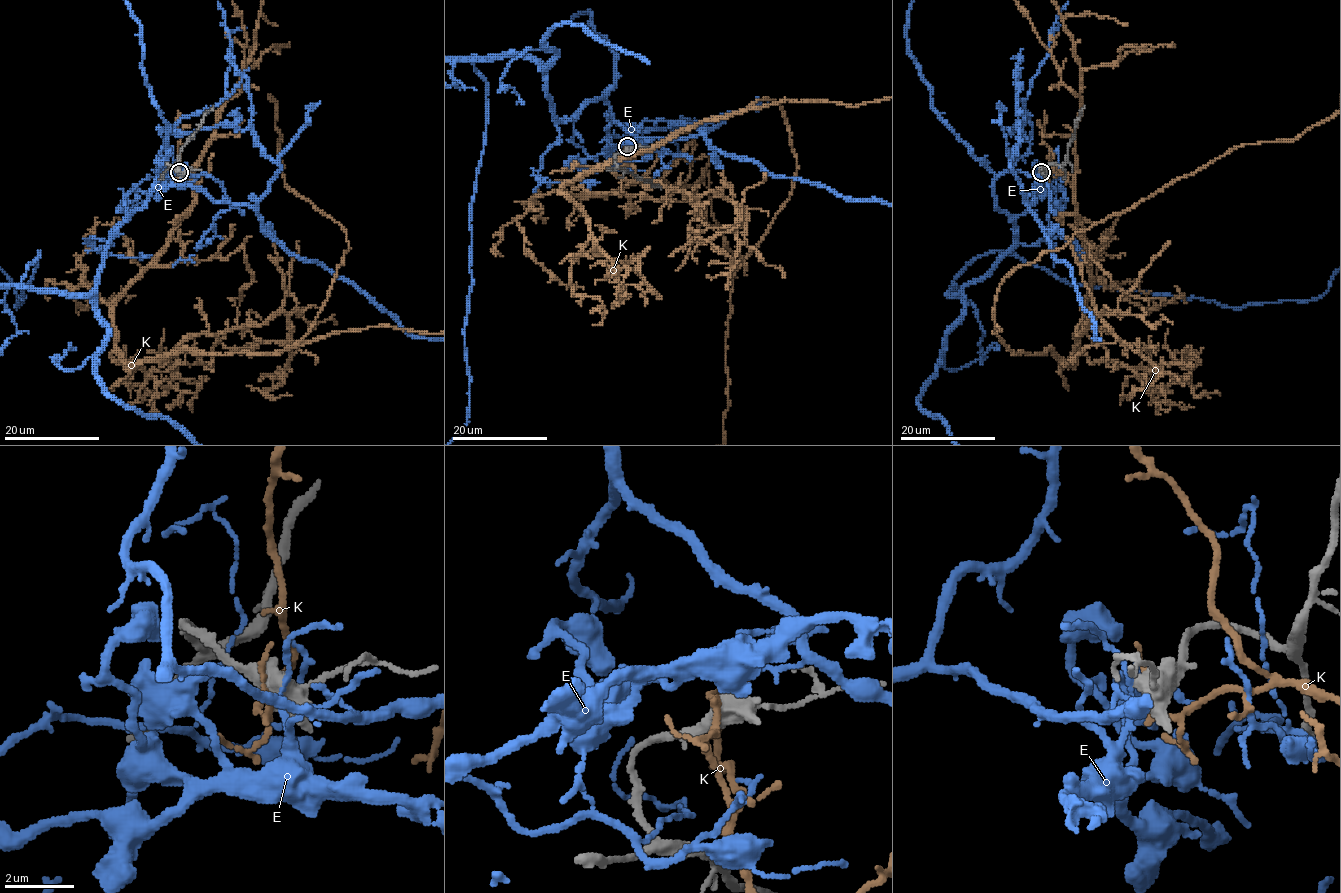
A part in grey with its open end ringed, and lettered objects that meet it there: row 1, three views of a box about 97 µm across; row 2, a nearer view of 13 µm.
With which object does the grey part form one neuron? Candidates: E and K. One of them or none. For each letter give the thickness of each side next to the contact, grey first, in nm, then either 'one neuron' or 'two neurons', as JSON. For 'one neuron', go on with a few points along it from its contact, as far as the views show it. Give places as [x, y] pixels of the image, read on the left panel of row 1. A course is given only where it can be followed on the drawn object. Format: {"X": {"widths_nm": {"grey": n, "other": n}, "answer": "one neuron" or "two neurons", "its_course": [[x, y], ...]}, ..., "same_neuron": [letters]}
{"E": {"widths_nm": {"grey": 400, "other": 140}, "answer": "two neurons"}, "K": {"widths_nm": {"grey": 500, "other": 160}, "answer": "two neurons"}, "same_neuron": []}

